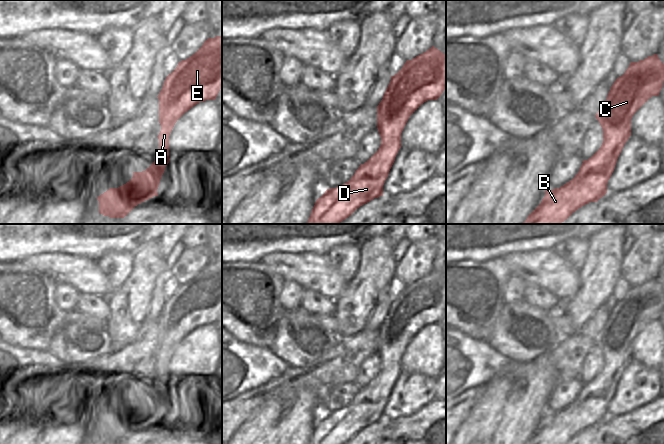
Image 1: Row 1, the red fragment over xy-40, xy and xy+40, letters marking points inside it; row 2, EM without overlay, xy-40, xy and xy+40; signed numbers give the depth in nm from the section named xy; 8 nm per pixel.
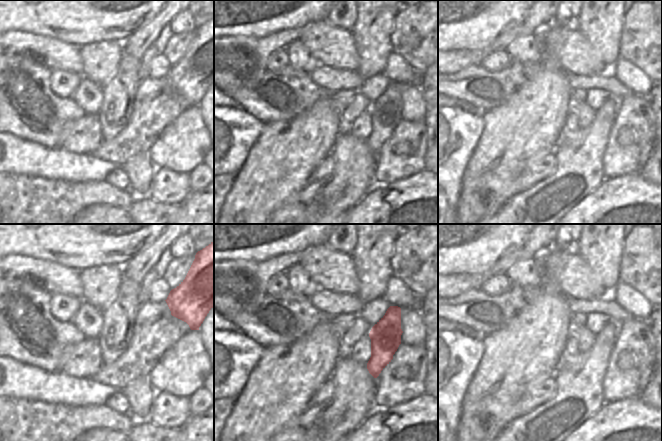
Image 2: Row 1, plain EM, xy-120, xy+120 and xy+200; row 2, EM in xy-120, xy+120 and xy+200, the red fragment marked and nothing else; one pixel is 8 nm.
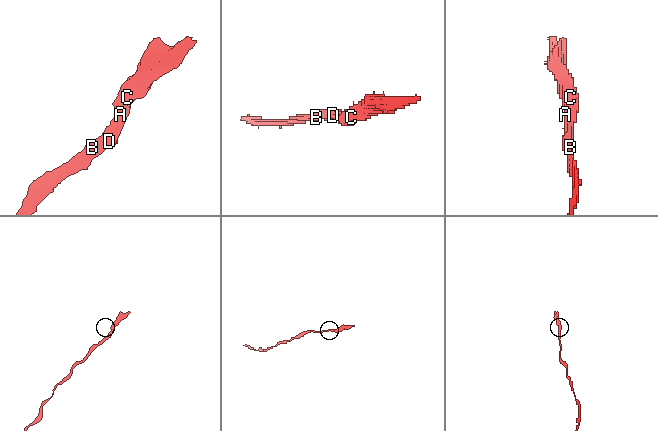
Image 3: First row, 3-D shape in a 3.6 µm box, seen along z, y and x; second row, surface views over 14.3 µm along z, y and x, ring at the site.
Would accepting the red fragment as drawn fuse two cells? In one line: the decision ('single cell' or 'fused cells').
single cell

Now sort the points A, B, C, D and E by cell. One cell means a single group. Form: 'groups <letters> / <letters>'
groups A B C D E

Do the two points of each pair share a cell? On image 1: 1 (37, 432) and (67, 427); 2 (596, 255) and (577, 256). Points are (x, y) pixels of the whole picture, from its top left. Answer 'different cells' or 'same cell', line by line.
1: same cell
2: different cells

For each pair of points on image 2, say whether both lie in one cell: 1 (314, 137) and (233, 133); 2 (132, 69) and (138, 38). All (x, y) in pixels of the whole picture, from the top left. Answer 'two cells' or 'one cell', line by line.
1: two cells
2: two cells

